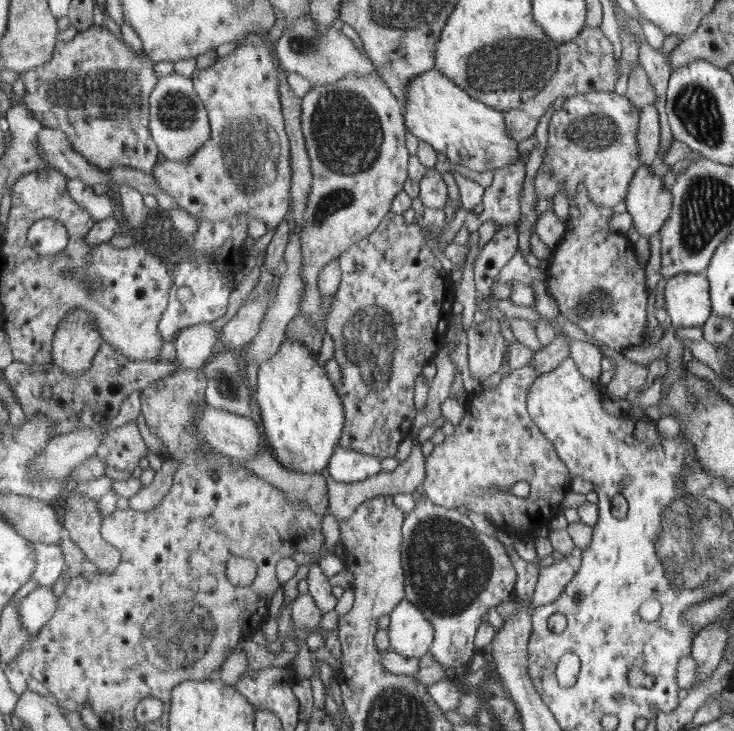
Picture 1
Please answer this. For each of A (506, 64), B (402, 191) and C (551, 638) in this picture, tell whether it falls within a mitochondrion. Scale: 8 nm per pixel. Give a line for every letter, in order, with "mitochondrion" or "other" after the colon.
A: mitochondrion
B: other
C: mitochondrion

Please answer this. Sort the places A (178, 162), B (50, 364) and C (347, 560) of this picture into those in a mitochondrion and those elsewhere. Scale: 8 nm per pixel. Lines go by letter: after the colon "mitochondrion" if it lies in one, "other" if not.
A: other
B: other
C: other

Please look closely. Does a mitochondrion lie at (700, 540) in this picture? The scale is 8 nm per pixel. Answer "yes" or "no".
yes

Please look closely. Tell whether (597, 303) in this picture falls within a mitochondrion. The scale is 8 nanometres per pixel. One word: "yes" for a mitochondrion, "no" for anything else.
yes

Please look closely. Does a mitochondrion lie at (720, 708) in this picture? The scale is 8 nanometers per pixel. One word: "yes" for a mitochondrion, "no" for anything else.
no

